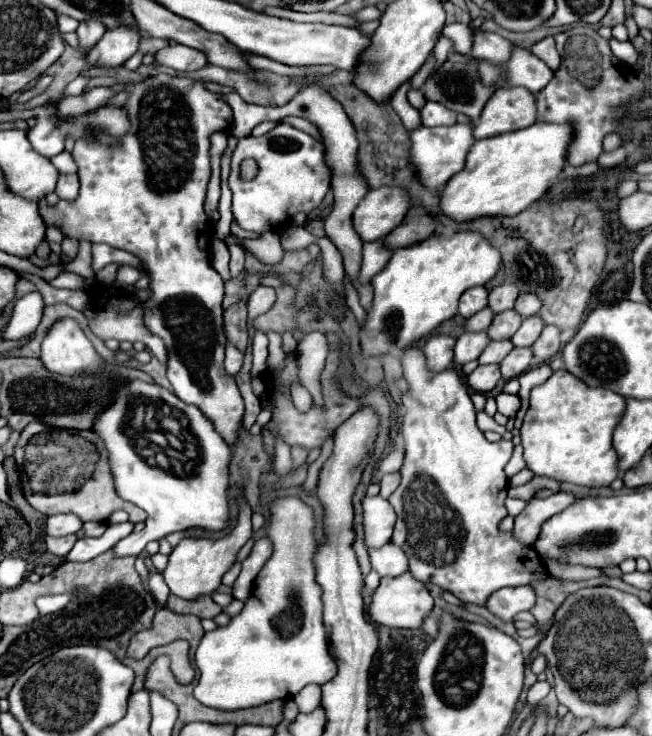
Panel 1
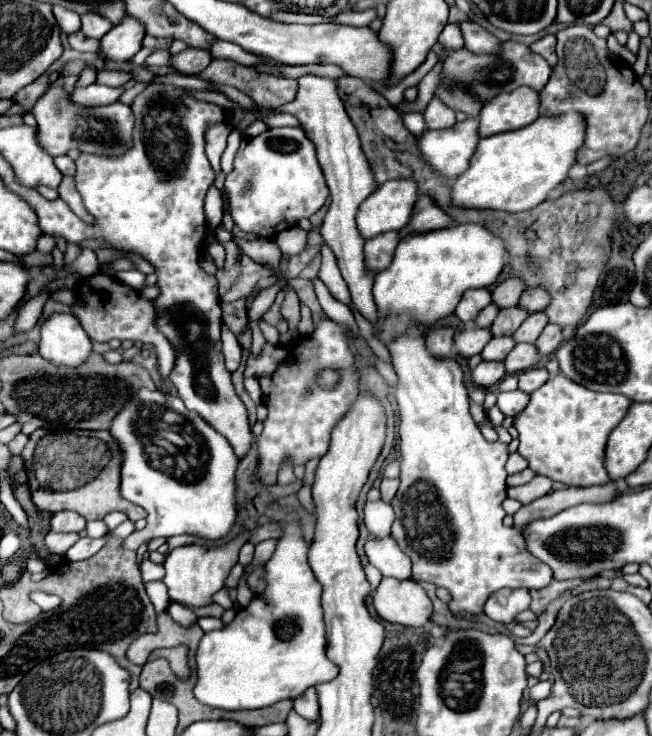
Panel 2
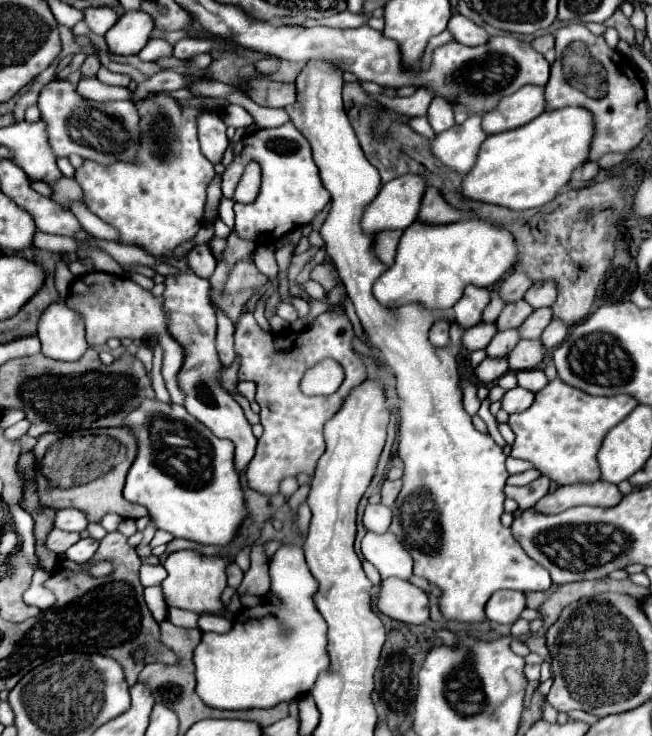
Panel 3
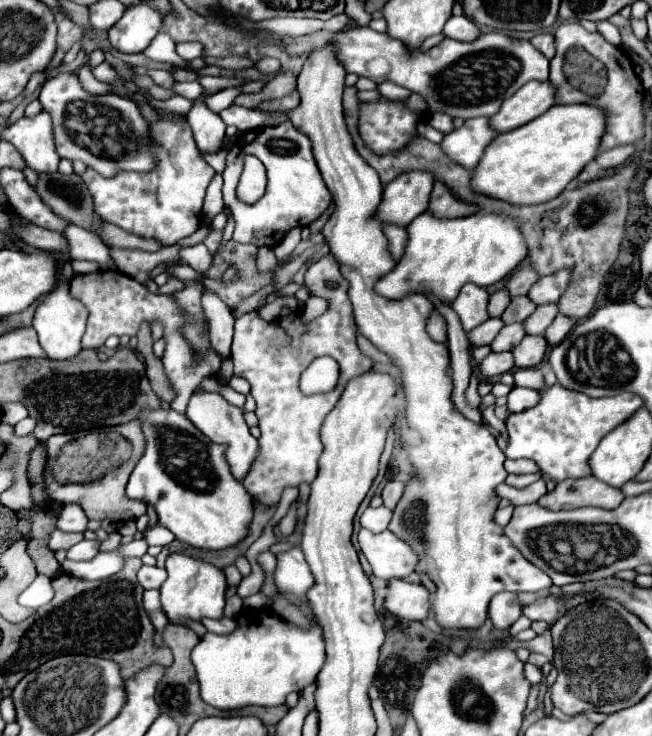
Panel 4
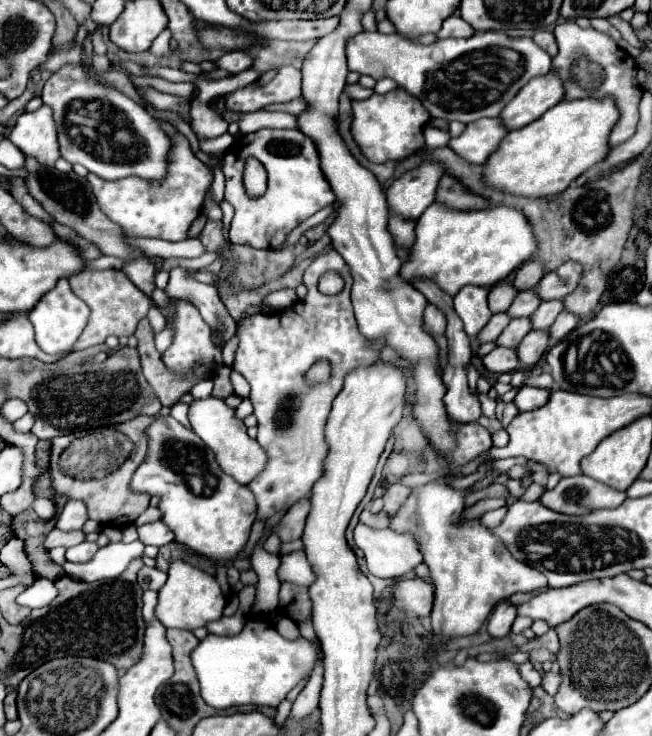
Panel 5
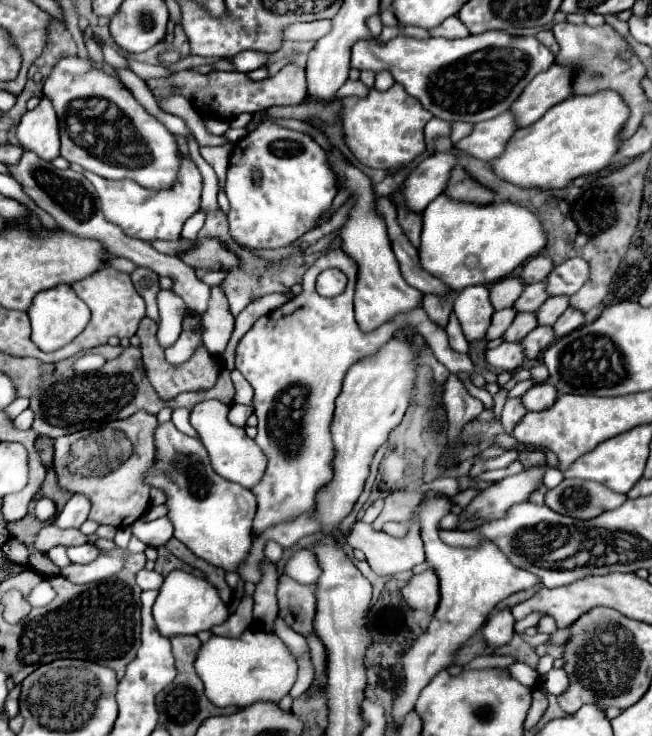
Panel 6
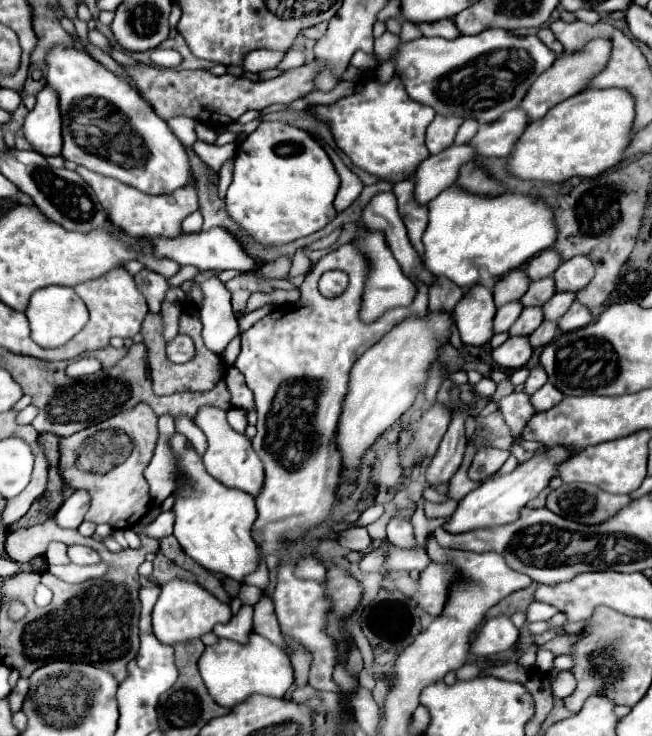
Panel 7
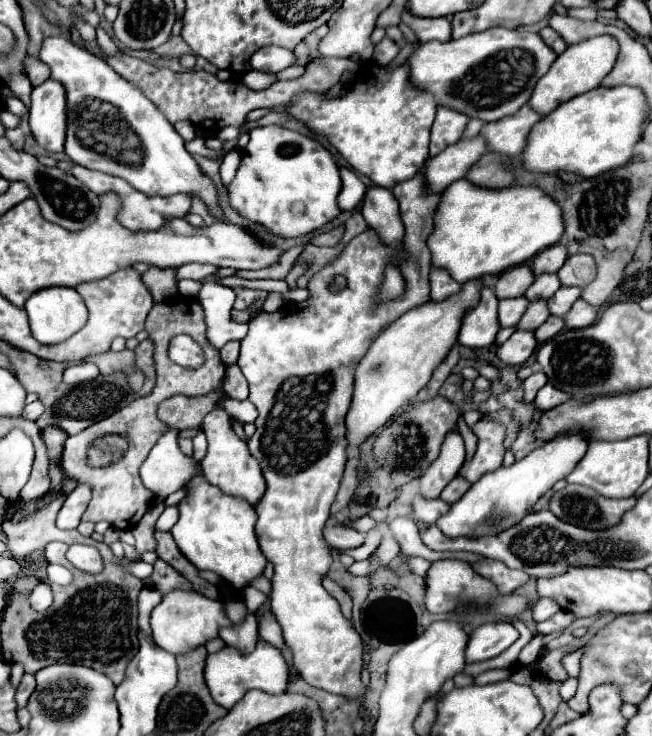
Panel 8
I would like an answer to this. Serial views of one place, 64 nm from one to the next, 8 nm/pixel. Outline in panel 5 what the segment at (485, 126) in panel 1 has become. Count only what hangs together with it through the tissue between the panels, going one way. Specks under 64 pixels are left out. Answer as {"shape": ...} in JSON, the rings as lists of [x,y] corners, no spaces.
{"shape":[[[550,70],[544,76],[532,78],[504,108],[500,118],[504,120],[504,124],[508,124],[508,130],[516,130],[540,118],[548,108],[558,104],[562,98],[564,86],[560,82],[560,76],[554,70]]]}

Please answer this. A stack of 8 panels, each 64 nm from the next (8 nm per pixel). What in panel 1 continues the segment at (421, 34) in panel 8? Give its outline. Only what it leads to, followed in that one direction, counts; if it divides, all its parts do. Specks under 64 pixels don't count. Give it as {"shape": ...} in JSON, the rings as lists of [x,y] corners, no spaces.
{"shape":[[[474,22],[470,26],[474,28],[470,56],[478,60],[492,60],[492,64],[504,64],[504,60],[508,60],[508,56],[512,54],[514,44],[498,34],[480,30],[480,26],[474,26]]]}

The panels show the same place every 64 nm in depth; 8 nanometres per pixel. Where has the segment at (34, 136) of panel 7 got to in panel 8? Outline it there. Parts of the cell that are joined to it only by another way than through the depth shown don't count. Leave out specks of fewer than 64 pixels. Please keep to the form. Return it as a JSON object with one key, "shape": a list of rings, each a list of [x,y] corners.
{"shape":[[[48,80],[32,90],[30,128],[40,146],[62,152],[66,140],[66,90],[58,80]]]}

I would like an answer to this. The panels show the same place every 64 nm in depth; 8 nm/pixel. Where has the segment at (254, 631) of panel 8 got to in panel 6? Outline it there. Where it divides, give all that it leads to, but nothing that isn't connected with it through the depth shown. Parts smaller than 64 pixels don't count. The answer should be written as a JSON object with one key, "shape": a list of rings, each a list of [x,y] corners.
{"shape":[[[243,596],[236,611],[222,626],[212,628],[212,634],[226,636],[226,638],[240,638],[246,628],[253,624],[253,597]]]}

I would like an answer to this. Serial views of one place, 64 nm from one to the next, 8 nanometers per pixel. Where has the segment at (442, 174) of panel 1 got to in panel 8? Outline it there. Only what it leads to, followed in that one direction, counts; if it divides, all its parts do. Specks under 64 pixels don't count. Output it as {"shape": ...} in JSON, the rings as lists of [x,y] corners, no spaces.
{"shape":[[[526,104],[524,108],[520,108],[520,112],[516,112],[516,116],[508,116],[508,120],[484,124],[480,134],[486,138],[492,150],[508,156],[520,156],[526,148],[526,138],[532,126],[542,118],[542,114]]]}

